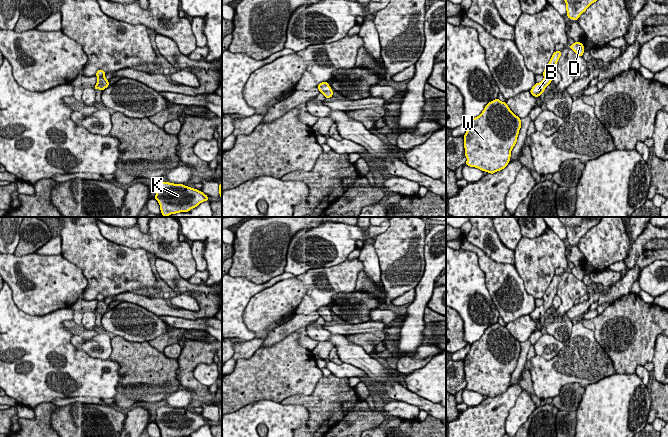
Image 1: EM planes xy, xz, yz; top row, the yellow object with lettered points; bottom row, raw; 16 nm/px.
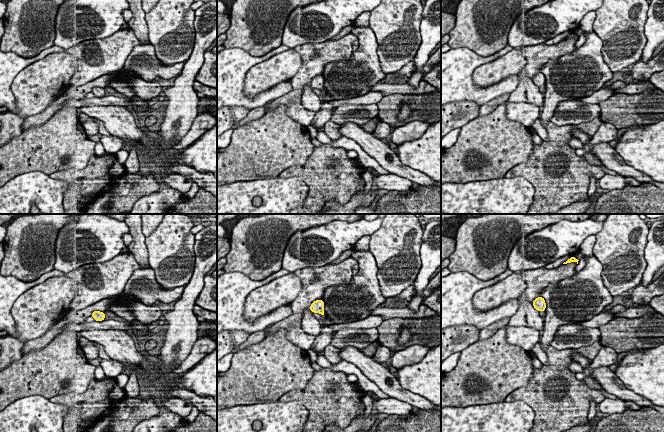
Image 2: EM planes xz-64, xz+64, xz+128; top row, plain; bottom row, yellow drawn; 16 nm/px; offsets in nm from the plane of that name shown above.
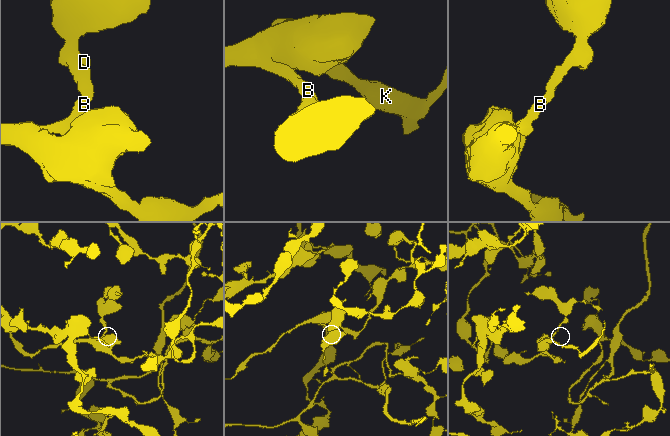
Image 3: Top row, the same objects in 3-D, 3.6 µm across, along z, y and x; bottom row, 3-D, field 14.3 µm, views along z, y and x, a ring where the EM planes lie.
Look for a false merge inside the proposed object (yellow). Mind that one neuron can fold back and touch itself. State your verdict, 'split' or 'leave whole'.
leave whole

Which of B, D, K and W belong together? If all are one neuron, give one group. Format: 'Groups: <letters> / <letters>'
Groups: B D K W

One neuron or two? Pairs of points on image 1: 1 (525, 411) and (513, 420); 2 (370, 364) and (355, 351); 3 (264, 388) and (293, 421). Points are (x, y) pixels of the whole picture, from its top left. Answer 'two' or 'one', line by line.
1: one
2: one
3: two

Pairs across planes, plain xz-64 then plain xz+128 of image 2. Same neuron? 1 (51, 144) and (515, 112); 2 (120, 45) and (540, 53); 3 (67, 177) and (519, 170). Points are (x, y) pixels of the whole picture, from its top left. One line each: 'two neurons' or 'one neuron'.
1: two neurons
2: one neuron
3: one neuron

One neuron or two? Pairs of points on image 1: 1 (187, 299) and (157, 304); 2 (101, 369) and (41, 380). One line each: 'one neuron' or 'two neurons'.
1: two neurons
2: one neuron

